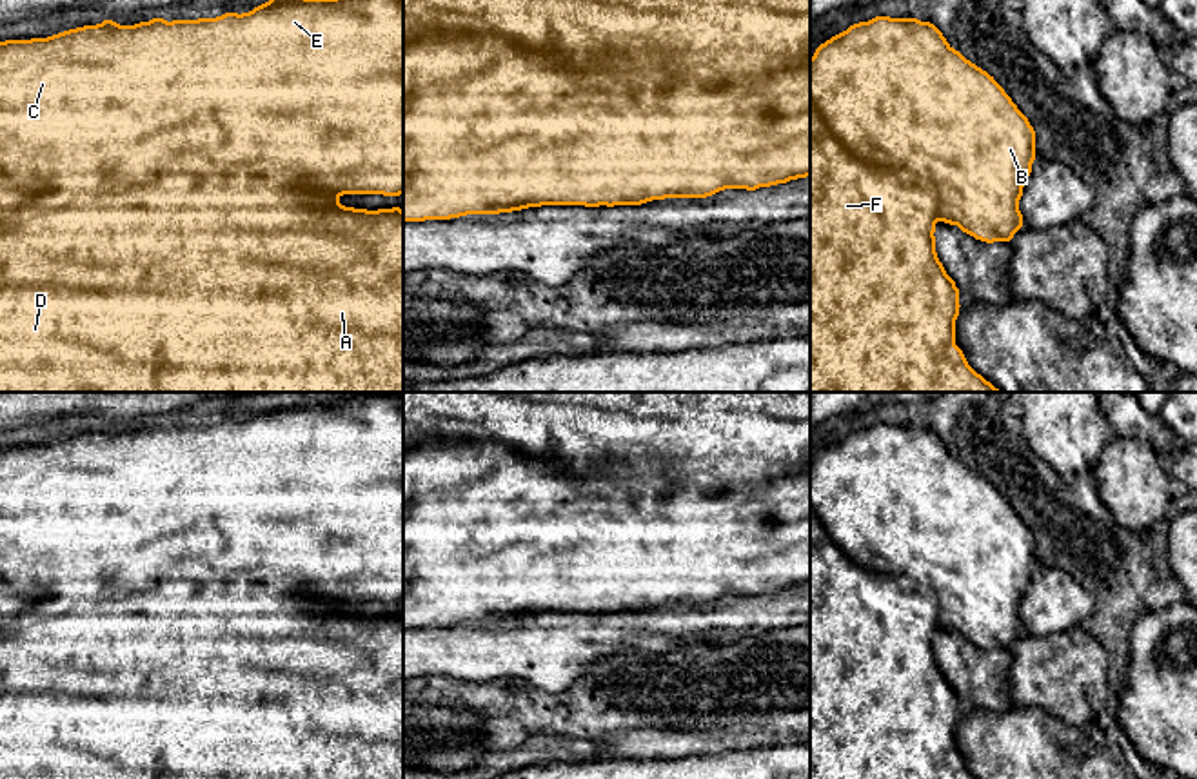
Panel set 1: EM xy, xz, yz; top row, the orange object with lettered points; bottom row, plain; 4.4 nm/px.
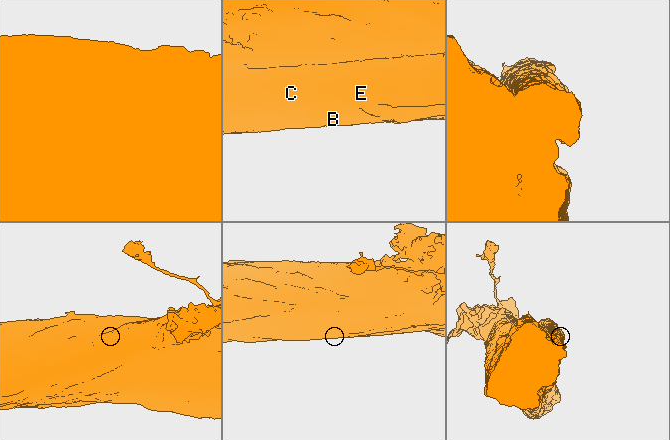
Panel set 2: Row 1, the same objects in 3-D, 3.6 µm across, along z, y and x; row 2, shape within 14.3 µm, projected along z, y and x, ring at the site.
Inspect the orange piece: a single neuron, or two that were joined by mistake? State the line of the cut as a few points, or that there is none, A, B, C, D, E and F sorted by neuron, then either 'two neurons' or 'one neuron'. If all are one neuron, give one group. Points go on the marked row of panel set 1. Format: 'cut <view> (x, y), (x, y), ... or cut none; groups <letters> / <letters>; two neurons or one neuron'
cut xz (404, 42), (494, 33), (609, 106), (809, 62); groups A D F / B C E; two neurons

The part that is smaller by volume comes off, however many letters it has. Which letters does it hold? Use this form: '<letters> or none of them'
B, C, E

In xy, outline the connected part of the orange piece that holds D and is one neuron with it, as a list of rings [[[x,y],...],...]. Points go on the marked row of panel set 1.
[[[243,167],[229,173],[153,174],[125,189],[40,194],[0,222],[0,392],[403,392],[403,211],[345,207],[338,194],[322,192],[289,176],[252,174]]]

